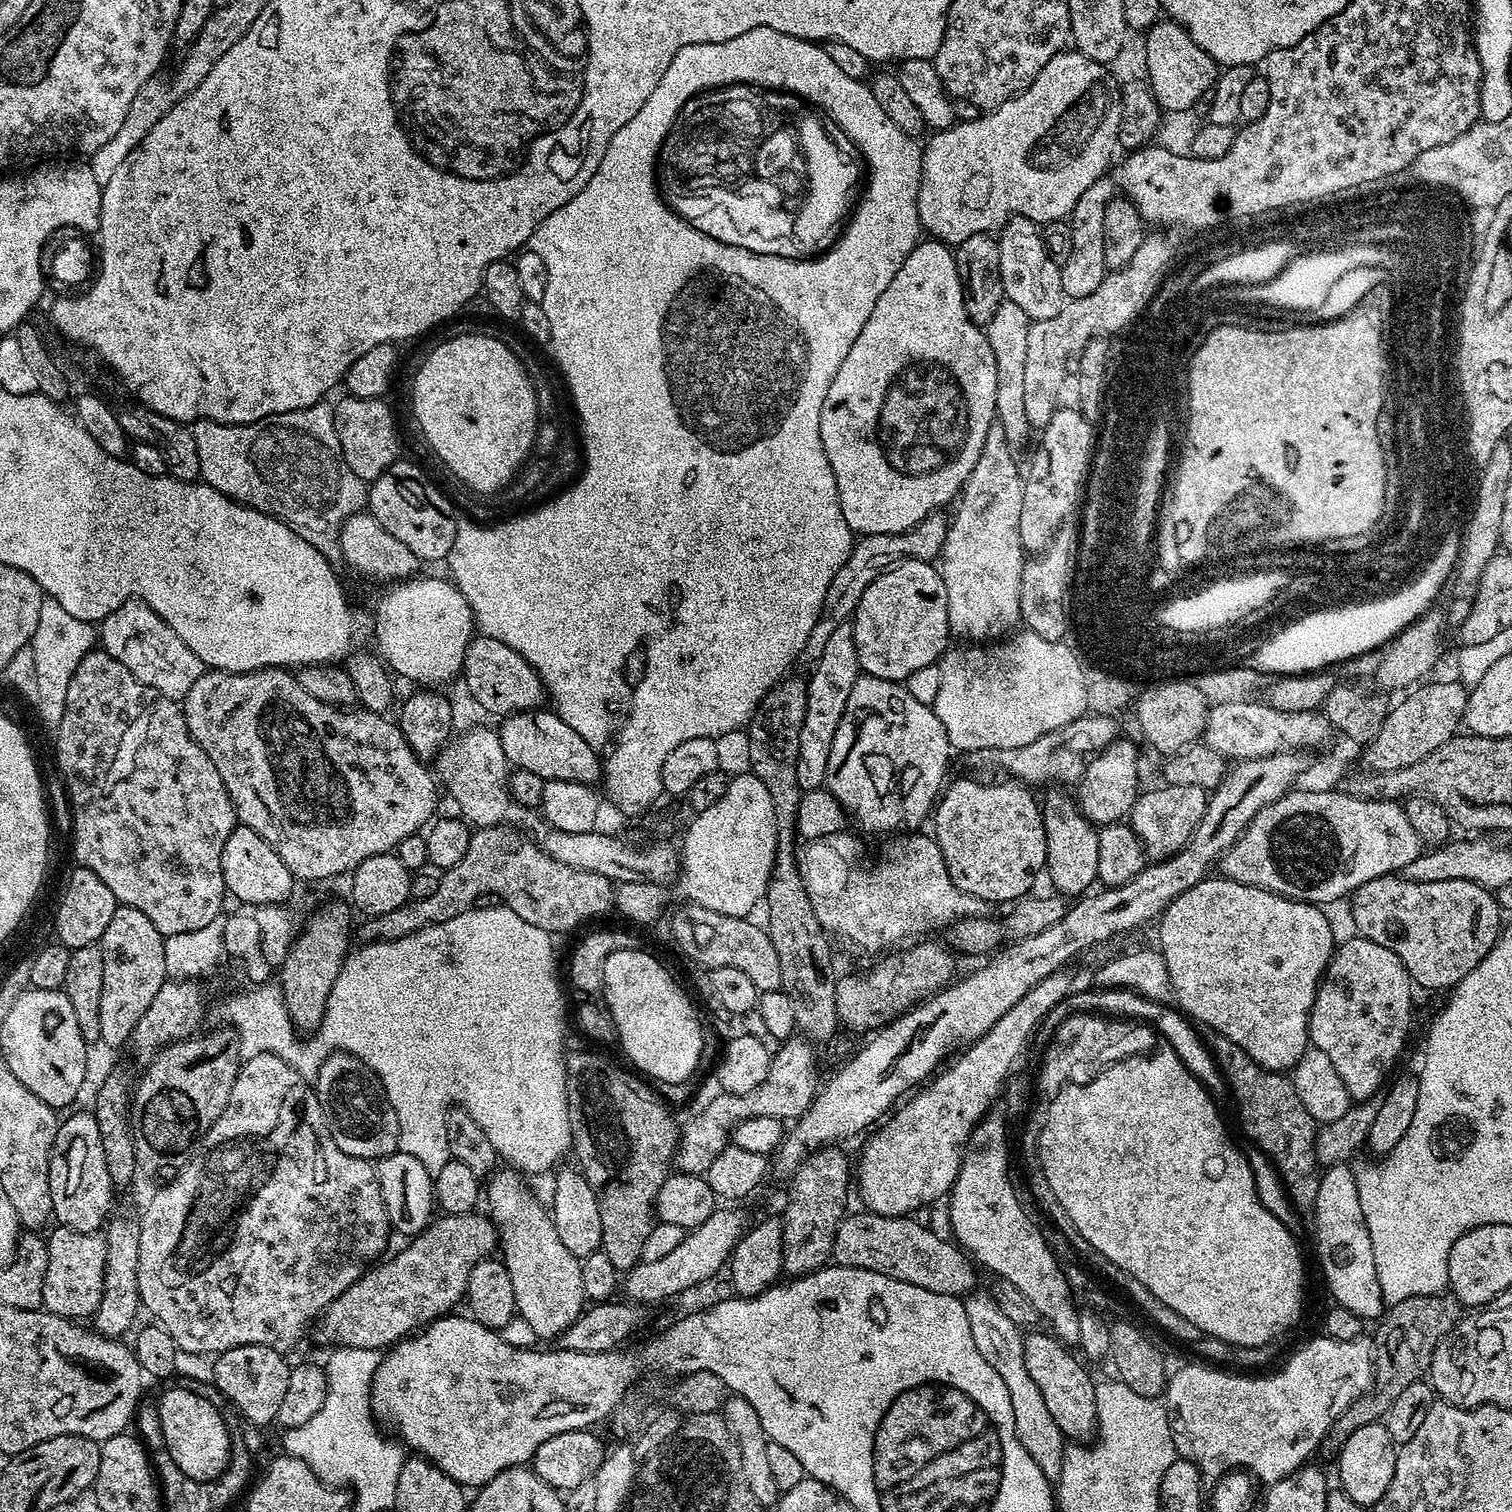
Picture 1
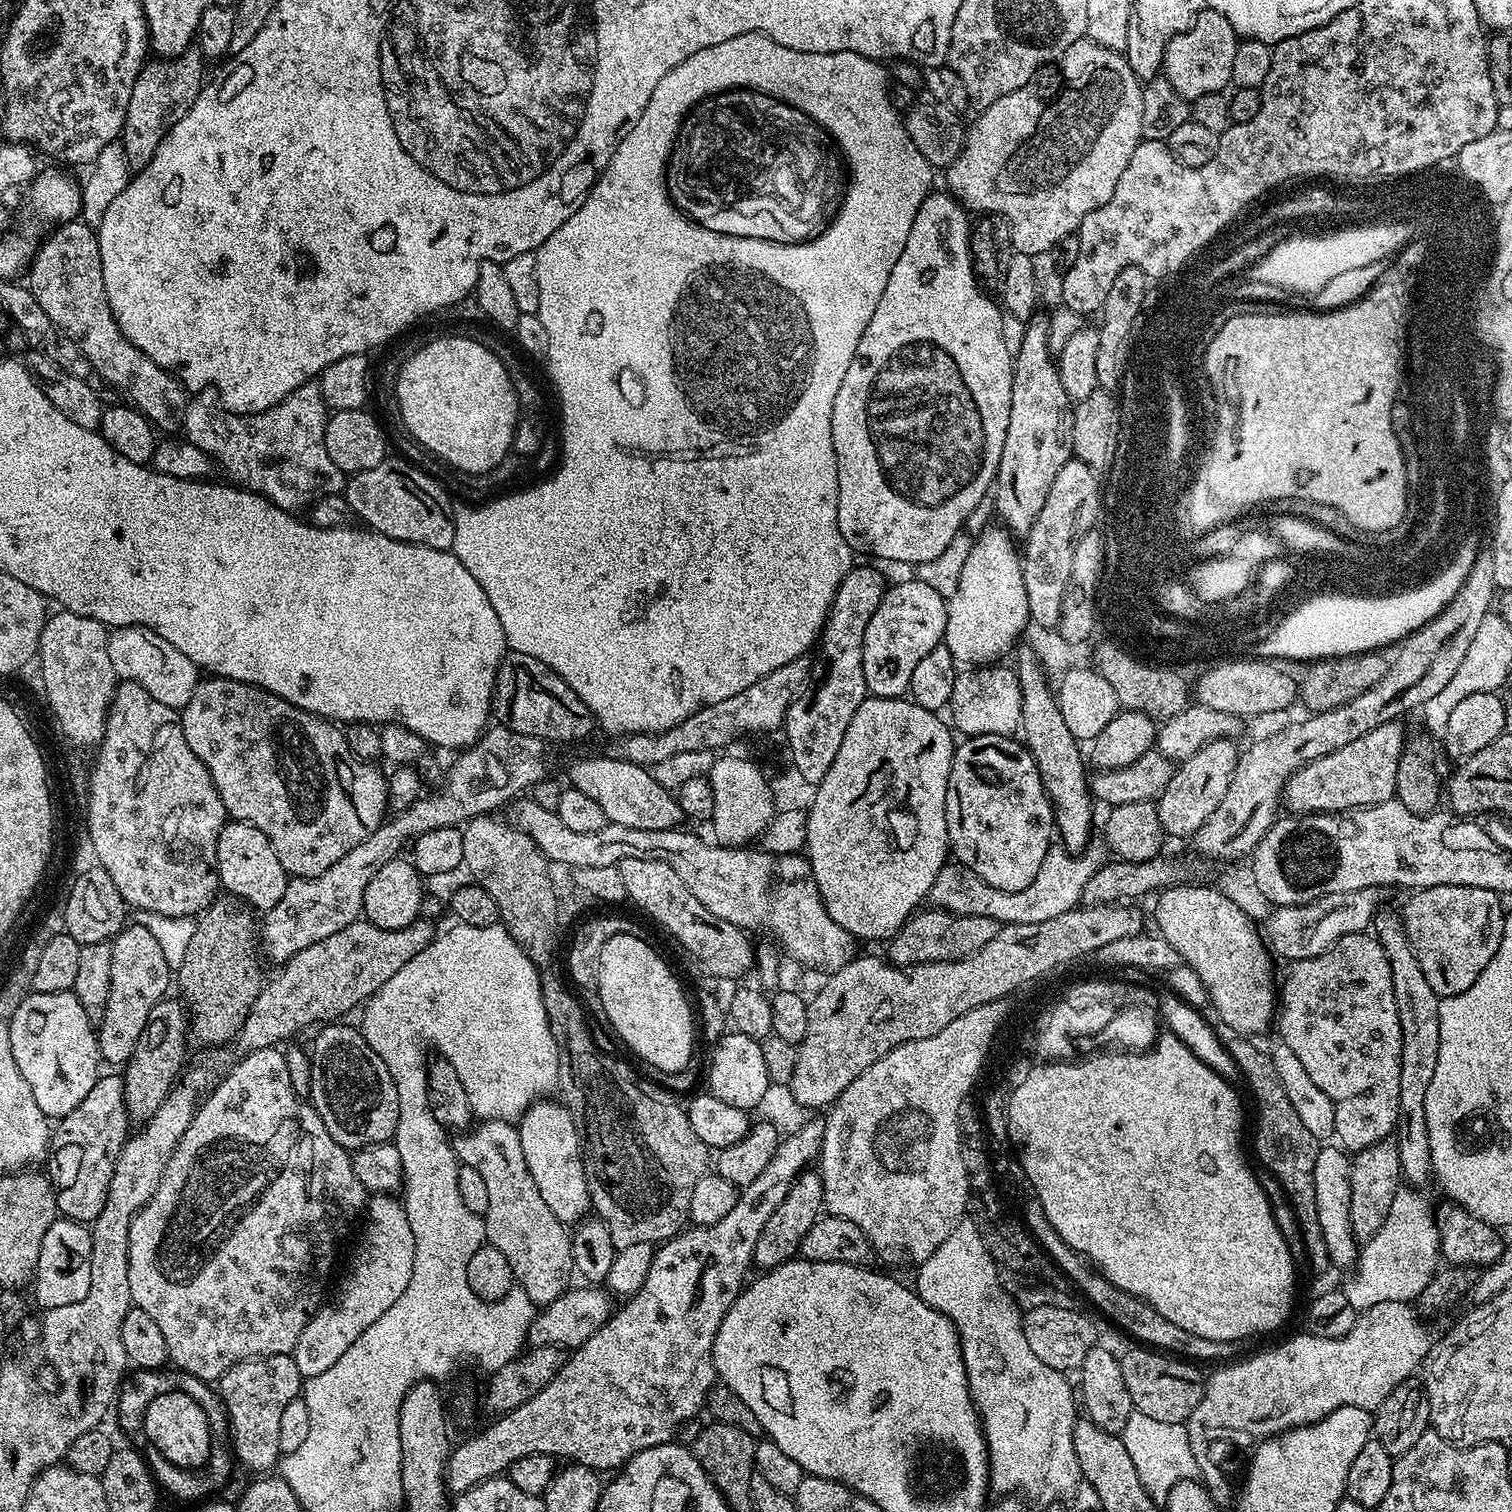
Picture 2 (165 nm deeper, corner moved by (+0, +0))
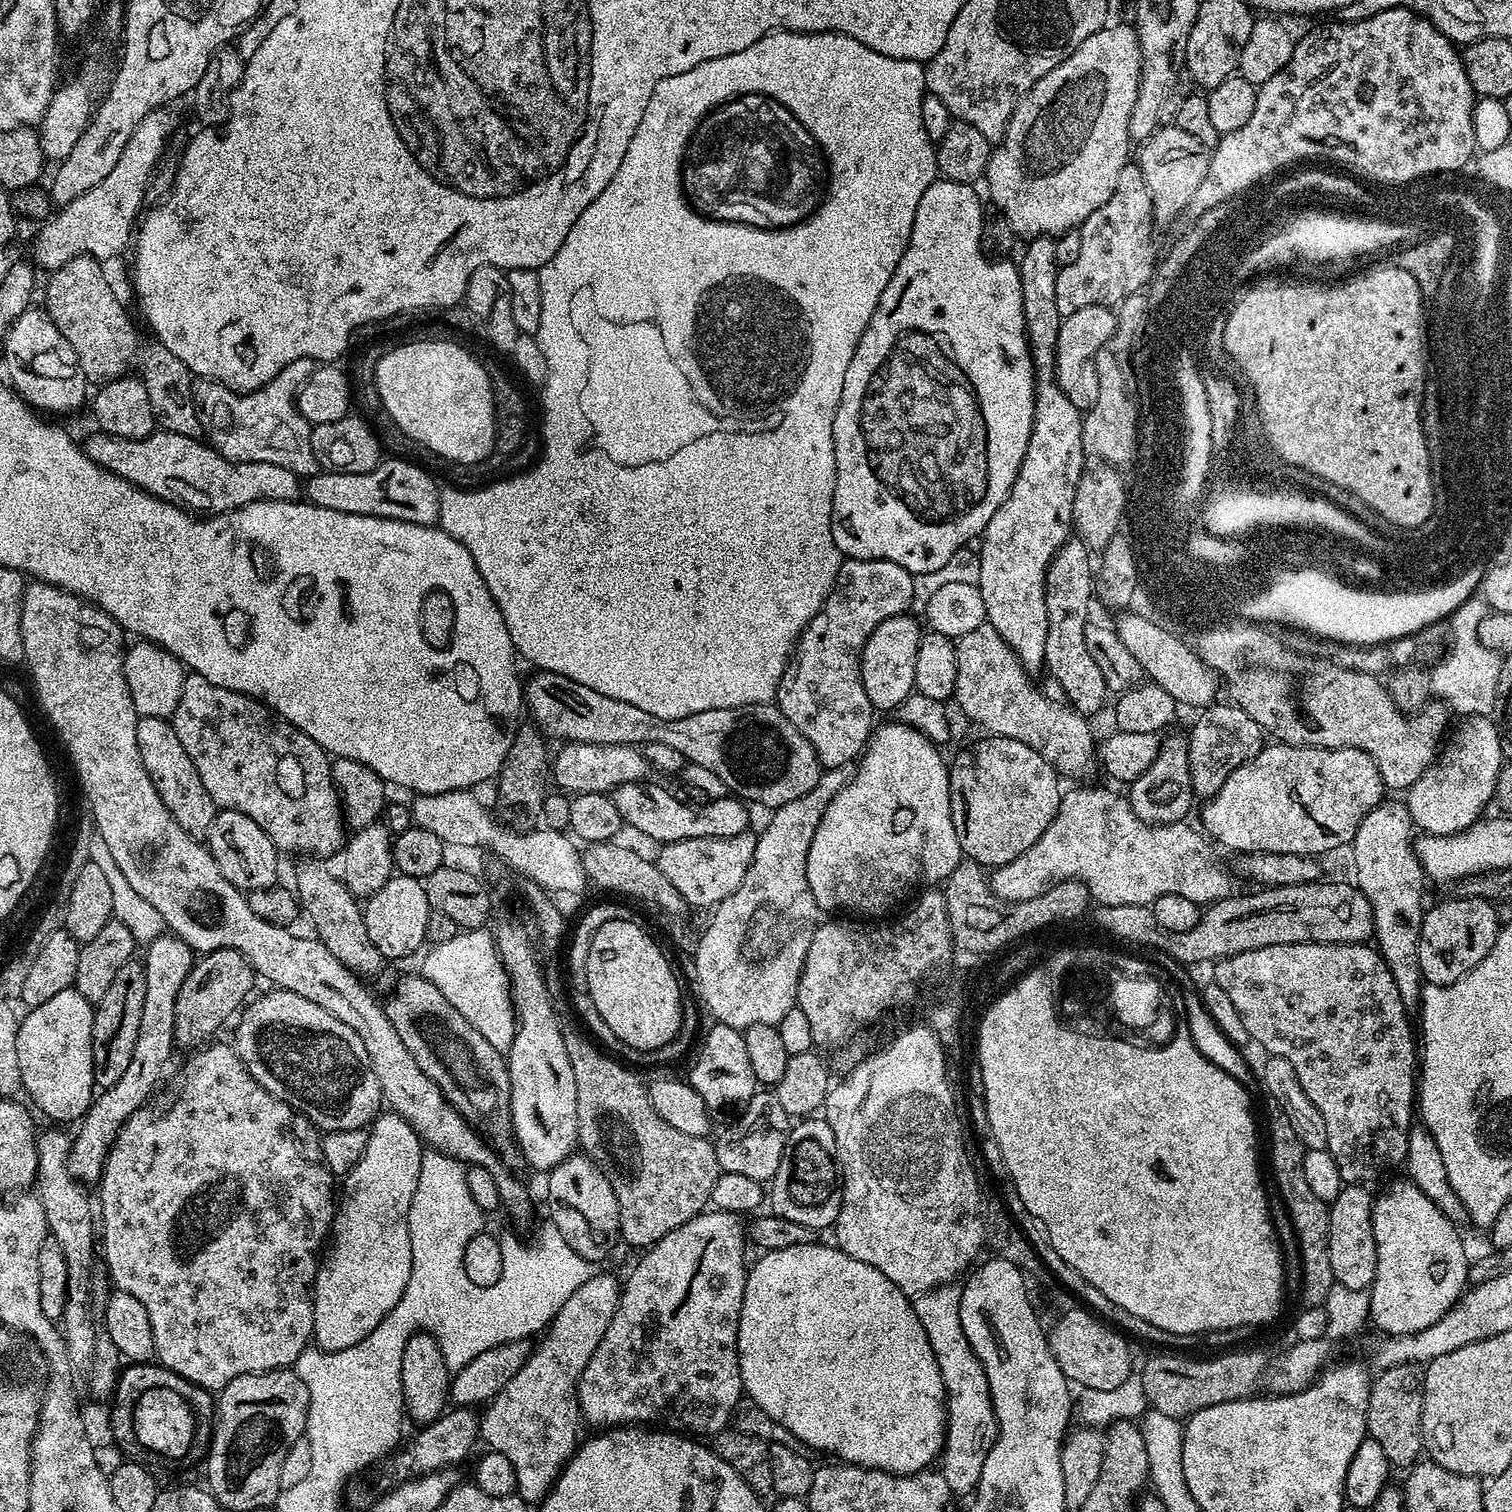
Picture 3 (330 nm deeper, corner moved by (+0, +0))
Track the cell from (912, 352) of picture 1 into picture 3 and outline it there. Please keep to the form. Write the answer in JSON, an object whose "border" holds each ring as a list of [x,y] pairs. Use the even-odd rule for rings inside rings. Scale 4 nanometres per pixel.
{"border":[[[943,178],[926,186],[926,194],[922,194],[918,202],[916,225],[914,230],[910,230],[910,242],[890,282],[886,282],[882,298],[878,298],[878,306],[854,350],[854,358],[850,358],[850,366],[846,366],[846,382],[842,382],[842,398],[834,414],[836,481],[832,533],[838,550],[854,560],[894,562],[915,575],[942,571],[959,548],[971,545],[971,540],[975,541],[983,533],[990,518],[994,518],[994,510],[998,510],[998,506],[1002,506],[1010,494],[1034,426],[1036,371],[1032,365],[1032,352],[1028,348],[1028,333],[1024,330],[1020,270],[1008,258],[989,258],[980,247],[984,204],[976,190],[971,184]]]}

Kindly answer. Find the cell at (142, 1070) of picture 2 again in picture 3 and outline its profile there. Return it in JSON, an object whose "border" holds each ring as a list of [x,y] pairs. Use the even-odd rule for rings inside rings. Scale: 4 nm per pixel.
{"border":[[[219,948],[203,953],[193,963],[190,974],[186,974],[186,982],[182,982],[182,990],[178,990],[178,998],[174,1002],[174,1038],[177,1045],[181,1049],[192,1050],[211,1041],[215,1037],[212,1035],[245,1007],[256,983],[258,977],[252,963],[238,950]]]}

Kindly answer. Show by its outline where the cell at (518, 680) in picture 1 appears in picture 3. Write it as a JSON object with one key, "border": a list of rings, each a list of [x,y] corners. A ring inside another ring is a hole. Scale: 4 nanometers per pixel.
{"border":[[[540,670],[535,674],[537,676],[532,676],[529,680],[527,677],[523,685],[526,712],[527,715],[529,712],[533,716],[529,717],[537,729],[553,741],[556,739],[560,740],[559,742],[633,746],[662,743],[678,750],[685,756],[687,763],[714,771],[729,793],[753,805],[761,804],[762,807],[768,808],[767,810],[781,808],[786,802],[794,802],[794,798],[802,798],[802,794],[813,789],[820,777],[822,765],[814,746],[810,746],[810,742],[806,742],[806,738],[798,734],[798,726],[794,726],[794,722],[790,722],[790,718],[786,718],[786,714],[782,714],[782,710],[777,708],[775,703],[702,710],[702,714],[690,714],[690,718],[667,720],[654,718],[654,714],[646,714],[646,710],[641,710],[639,706],[634,706],[630,702],[606,698],[606,694],[598,694],[598,690],[590,690],[590,686],[582,686],[557,672]]]}

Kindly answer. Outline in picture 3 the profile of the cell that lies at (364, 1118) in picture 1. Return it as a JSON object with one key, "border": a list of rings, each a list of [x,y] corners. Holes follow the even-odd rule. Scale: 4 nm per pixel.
{"border":[[[268,991],[261,1000],[253,999],[235,1021],[237,1058],[274,1098],[308,1116],[324,1132],[368,1128],[381,1111],[382,1097],[362,1038],[302,994]]]}

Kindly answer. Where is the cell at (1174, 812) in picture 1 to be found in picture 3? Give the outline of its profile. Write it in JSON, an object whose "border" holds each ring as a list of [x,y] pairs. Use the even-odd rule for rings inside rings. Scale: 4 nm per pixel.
{"border":[[[1231,702],[1220,703],[1213,703],[1203,709],[1197,715],[1200,717],[1192,732],[1187,733],[1192,791],[1201,798],[1215,796],[1218,790],[1222,790],[1222,782],[1226,782],[1226,778],[1230,778],[1230,774],[1238,770],[1238,766],[1257,756],[1266,744],[1264,729],[1258,726],[1258,722],[1254,722],[1254,718],[1250,718],[1250,714],[1246,714],[1246,710]]]}

